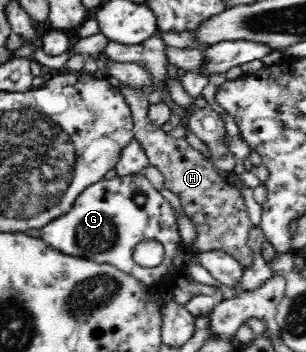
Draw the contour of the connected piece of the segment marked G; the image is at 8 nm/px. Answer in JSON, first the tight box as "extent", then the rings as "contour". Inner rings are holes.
{"extent":[40,174,187,297],"contour":[[[142,174],[117,175],[113,179],[94,182],[77,197],[68,213],[43,225],[40,232],[40,238],[51,248],[65,255],[111,263],[133,275],[156,296],[168,297],[172,288],[171,280],[187,271],[186,265],[180,269],[174,265],[174,251],[178,249],[181,239],[174,209]],[[148,239],[162,243],[164,257],[160,265],[143,268],[132,259],[132,251],[140,241]],[[154,281],[162,283],[158,292],[158,286],[150,287]]]}

